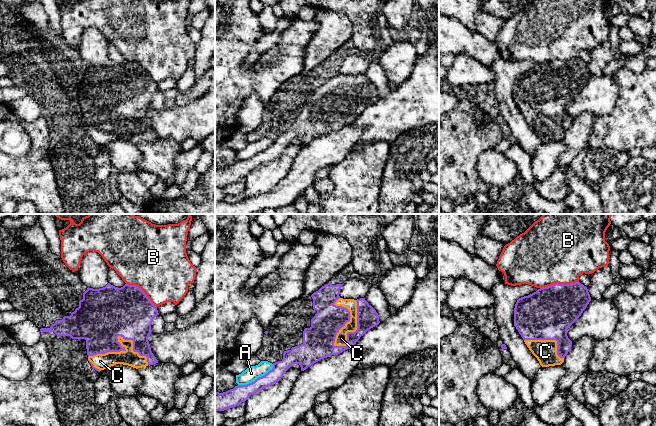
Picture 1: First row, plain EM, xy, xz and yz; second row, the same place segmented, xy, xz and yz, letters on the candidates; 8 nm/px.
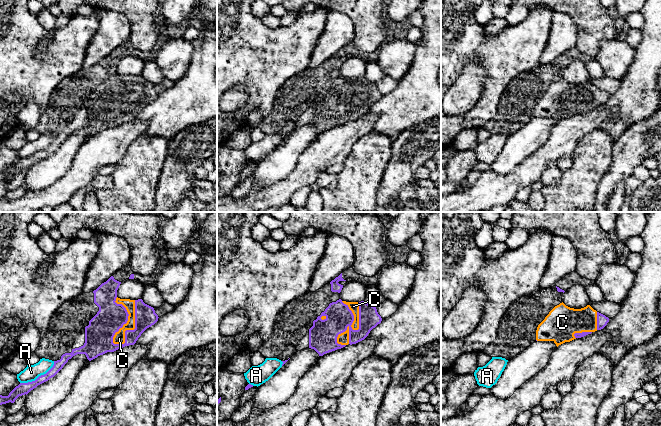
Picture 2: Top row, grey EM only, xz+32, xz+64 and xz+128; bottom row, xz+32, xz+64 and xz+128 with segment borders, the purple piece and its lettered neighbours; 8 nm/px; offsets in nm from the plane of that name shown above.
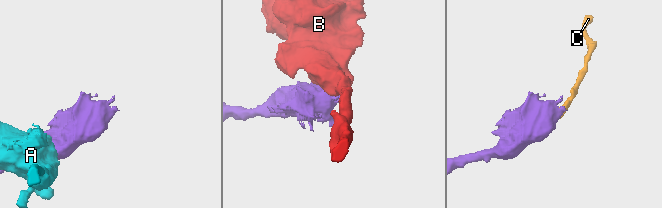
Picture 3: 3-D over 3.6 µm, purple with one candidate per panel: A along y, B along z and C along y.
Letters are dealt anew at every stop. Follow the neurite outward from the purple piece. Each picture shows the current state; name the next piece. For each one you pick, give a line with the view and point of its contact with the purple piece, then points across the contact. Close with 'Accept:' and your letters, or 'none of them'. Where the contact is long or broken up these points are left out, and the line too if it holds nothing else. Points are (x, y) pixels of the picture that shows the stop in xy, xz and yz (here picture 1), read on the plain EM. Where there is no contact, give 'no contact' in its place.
C: meets purple in xz at (346, 98)
Accept: C

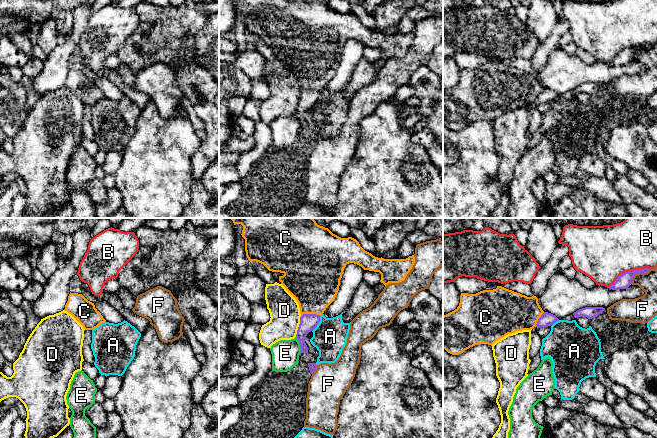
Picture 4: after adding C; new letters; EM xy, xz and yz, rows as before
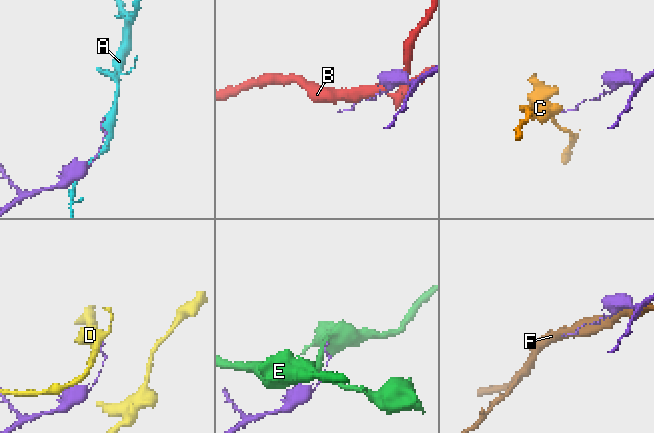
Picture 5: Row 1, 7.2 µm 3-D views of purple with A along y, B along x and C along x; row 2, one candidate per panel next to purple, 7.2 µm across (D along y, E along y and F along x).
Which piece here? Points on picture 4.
Accept: none of them

